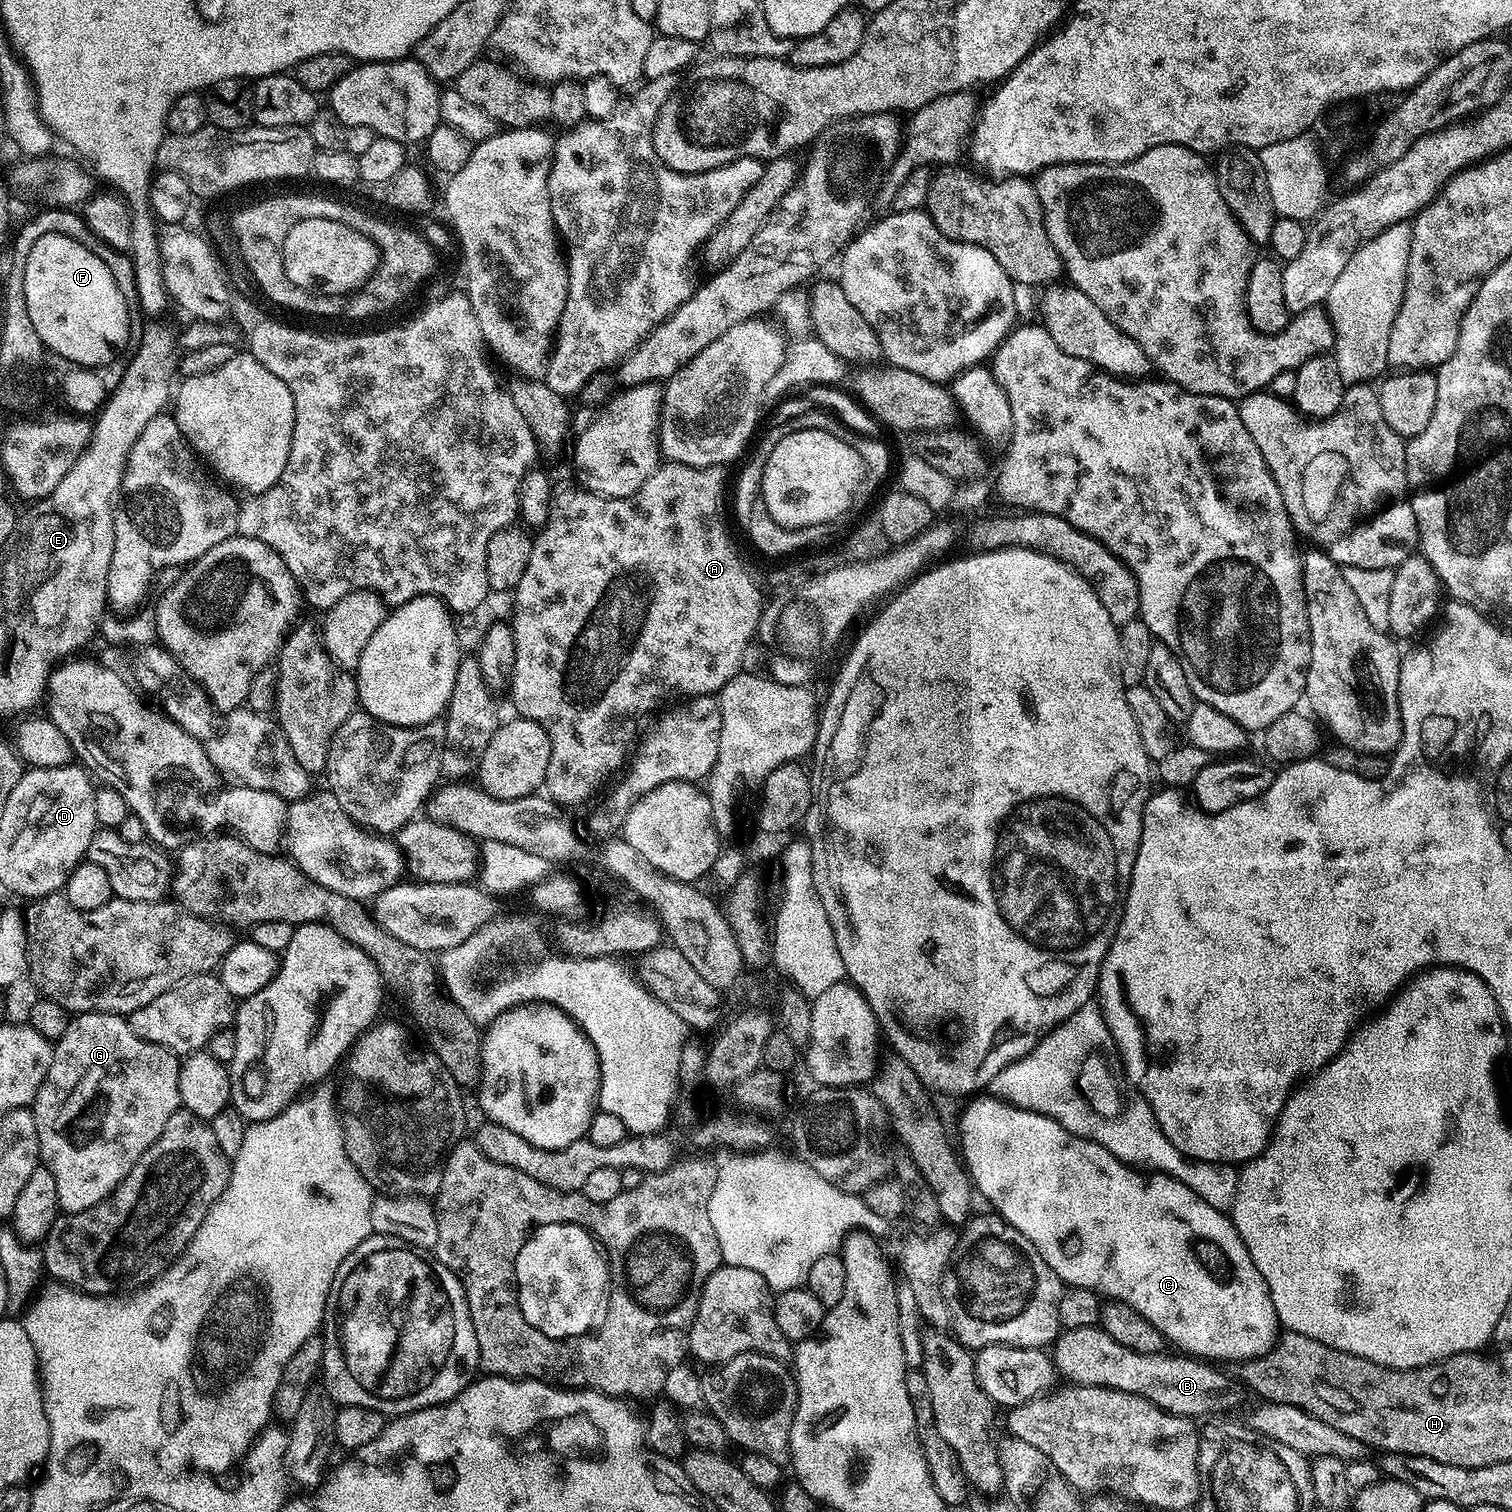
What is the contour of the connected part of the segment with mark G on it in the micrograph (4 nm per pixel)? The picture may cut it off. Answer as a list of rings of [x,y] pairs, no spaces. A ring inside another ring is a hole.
[[[82,1012],[69,1019],[66,1034],[55,1041],[50,1070],[30,1105],[34,1126],[38,1126],[40,1158],[54,1176],[59,1207],[65,1213],[81,1212],[105,1200],[130,1174],[134,1162],[158,1142],[170,1114],[182,1108],[178,1090],[181,1063],[177,1053],[138,1038],[125,1017]]]

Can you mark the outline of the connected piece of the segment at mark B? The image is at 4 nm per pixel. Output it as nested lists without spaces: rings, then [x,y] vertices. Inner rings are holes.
[[[1097,1326],[1094,1328],[1066,1328],[1066,1329],[1063,1329],[1063,1331],[1061,1331],[1060,1335],[1056,1337],[1056,1339],[1054,1341],[1054,1347],[1051,1349],[1050,1355],[1051,1355],[1053,1361],[1056,1365],[1057,1373],[1059,1373],[1059,1375],[1061,1377],[1063,1377],[1063,1379],[1065,1376],[1065,1378],[1068,1379],[1065,1381],[1071,1382],[1073,1385],[1081,1384],[1082,1386],[1098,1386],[1099,1388],[1113,1388],[1114,1390],[1122,1390],[1126,1394],[1138,1394],[1142,1398],[1146,1398],[1148,1401],[1150,1401],[1154,1406],[1158,1406],[1161,1410],[1163,1410],[1163,1412],[1169,1412],[1170,1414],[1174,1414],[1175,1416],[1191,1416],[1193,1418],[1201,1418],[1200,1416],[1205,1415],[1204,1417],[1207,1417],[1209,1414],[1212,1414],[1212,1413],[1207,1414],[1207,1412],[1212,1412],[1215,1410],[1215,1408],[1226,1407],[1228,1404],[1228,1399],[1230,1399],[1232,1396],[1232,1384],[1231,1384],[1231,1382],[1228,1381],[1227,1378],[1224,1377],[1222,1373],[1220,1373],[1216,1369],[1214,1369],[1217,1367],[1214,1367],[1211,1363],[1205,1362],[1203,1359],[1200,1359],[1200,1358],[1193,1358],[1192,1356],[1190,1356],[1188,1354],[1175,1354],[1176,1356],[1168,1356],[1169,1353],[1167,1351],[1162,1351],[1162,1352],[1158,1352],[1158,1353],[1136,1353],[1134,1350],[1127,1349],[1126,1346],[1122,1346],[1121,1343],[1116,1342],[1114,1340],[1114,1338],[1112,1338],[1110,1336],[1110,1334],[1108,1334],[1106,1331],[1104,1331],[1103,1327],[1100,1327],[1100,1326]]]

